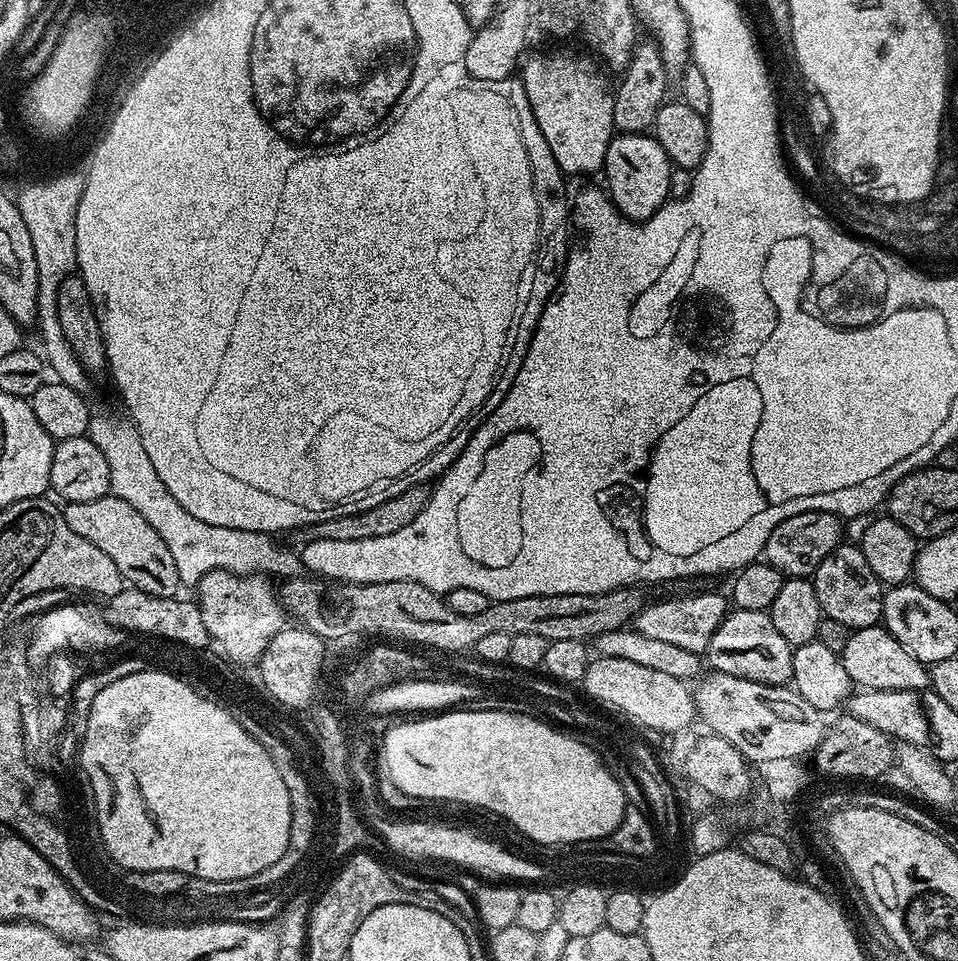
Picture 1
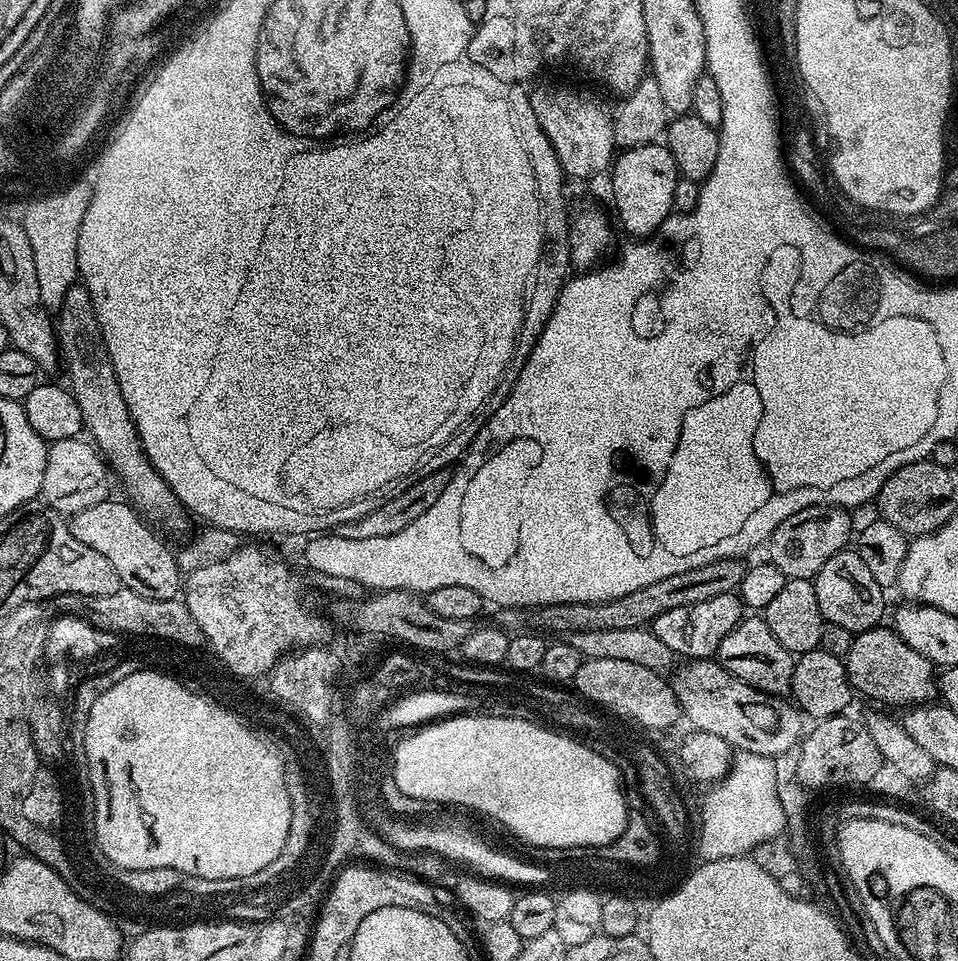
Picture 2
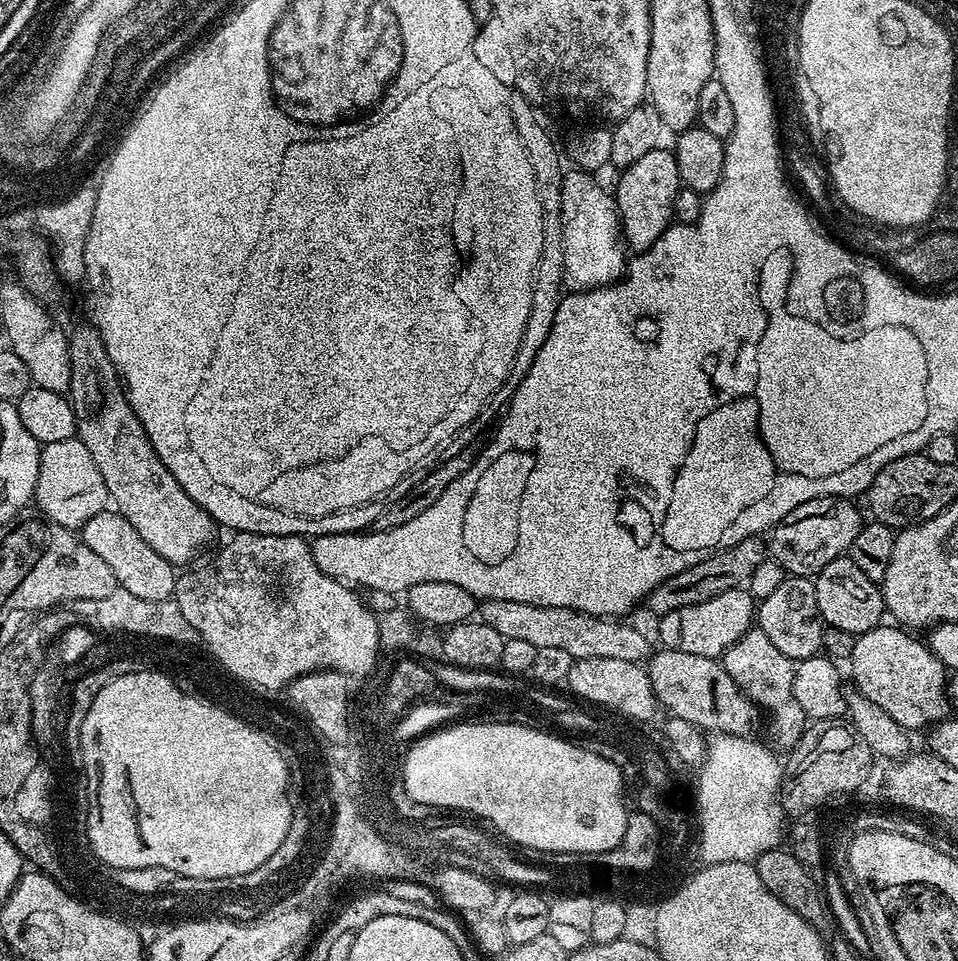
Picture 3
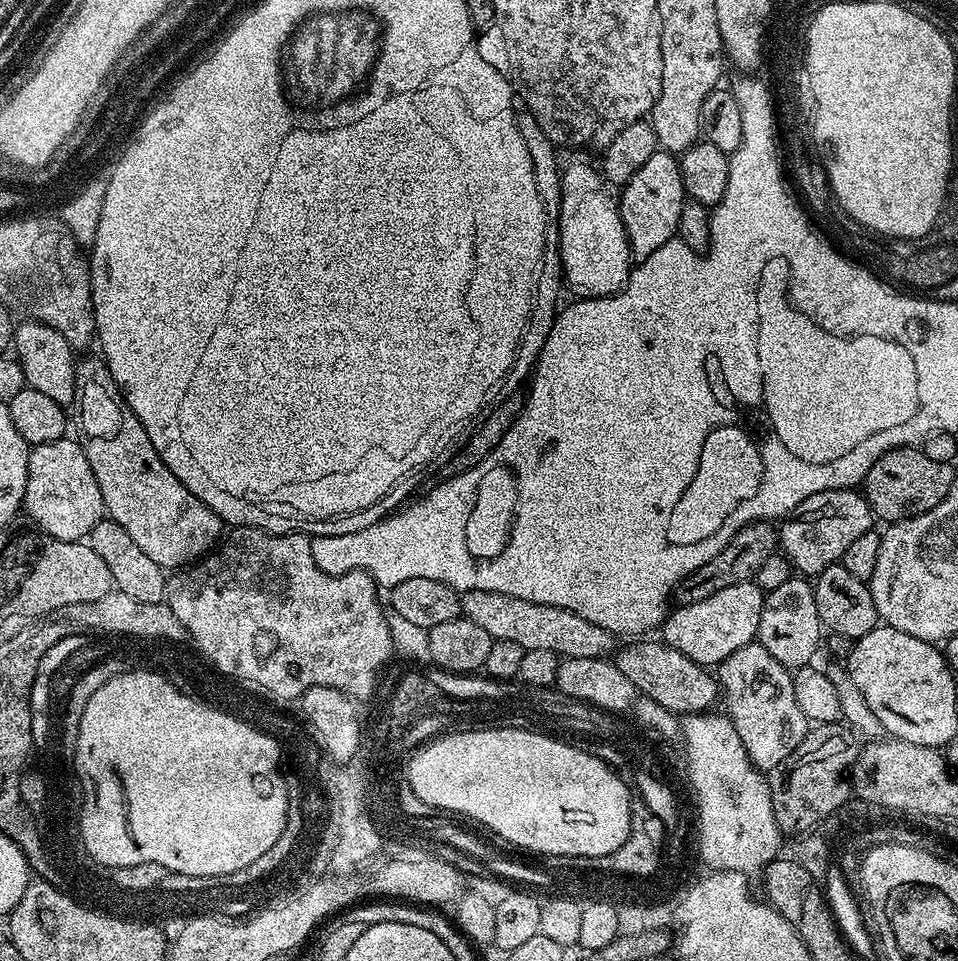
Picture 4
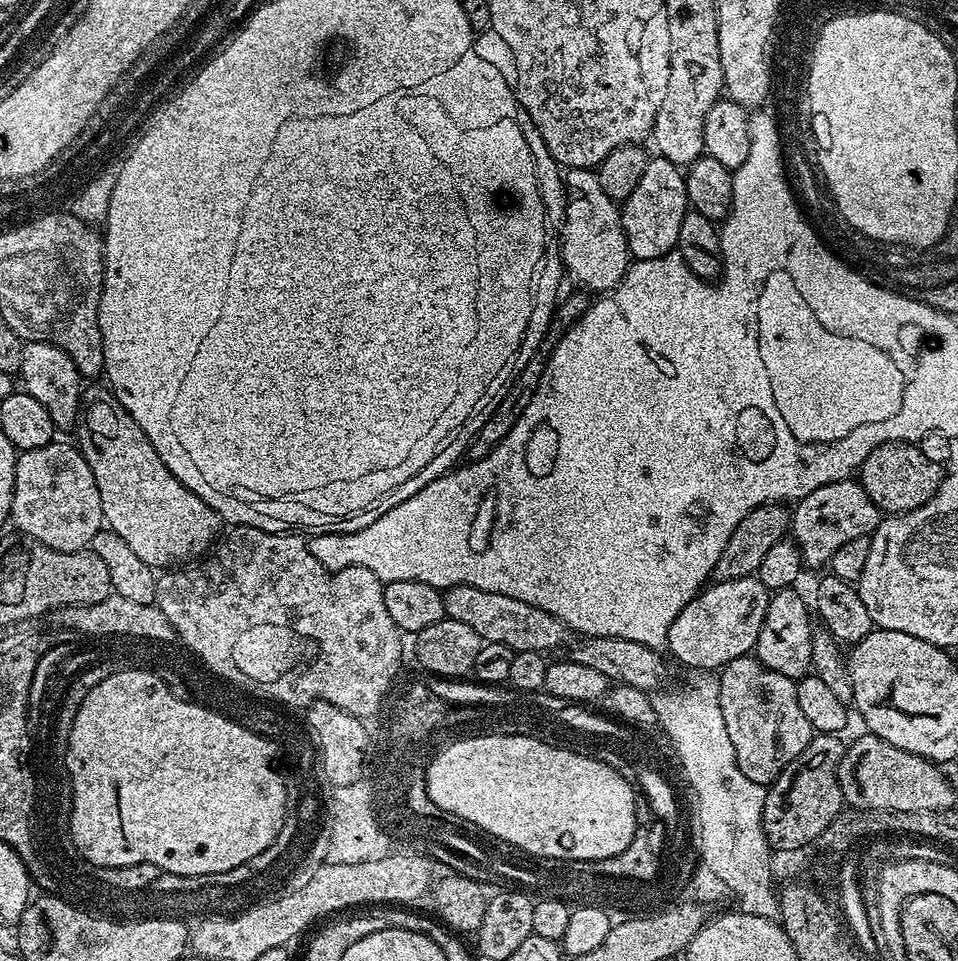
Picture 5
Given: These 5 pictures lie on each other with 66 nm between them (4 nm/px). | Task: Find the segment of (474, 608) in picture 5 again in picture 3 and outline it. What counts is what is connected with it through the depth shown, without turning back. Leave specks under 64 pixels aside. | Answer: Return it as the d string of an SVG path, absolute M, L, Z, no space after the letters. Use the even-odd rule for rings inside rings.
M486 600L479 605L478 616L483 623L494 626L498 634L502 634L505 640L519 638L521 642L530 642L530 646L541 648L550 646L554 650L562 650L570 654L573 660L582 658L618 658L621 662L634 662L640 664L647 661L652 655L653 645L648 645L648 640L636 628L631 628L620 618L607 616L591 616L585 612L575 612L569 608L547 608L546 606L530 606L526 602L506 602L505 600Z

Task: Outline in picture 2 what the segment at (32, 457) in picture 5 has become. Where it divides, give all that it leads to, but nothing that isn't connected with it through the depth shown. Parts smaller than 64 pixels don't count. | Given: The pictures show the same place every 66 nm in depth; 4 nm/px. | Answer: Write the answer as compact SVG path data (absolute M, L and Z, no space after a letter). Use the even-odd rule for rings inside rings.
M87 439L53 440L48 444L46 474L42 474L43 503L61 514L86 510L86 506L94 506L94 502L109 499L108 476L110 478L108 464Z

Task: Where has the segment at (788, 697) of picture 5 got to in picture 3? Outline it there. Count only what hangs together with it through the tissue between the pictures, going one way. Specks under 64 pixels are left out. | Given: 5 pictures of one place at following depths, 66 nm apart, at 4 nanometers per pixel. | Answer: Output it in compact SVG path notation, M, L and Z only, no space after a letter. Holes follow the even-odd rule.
M758 626L748 629L748 632L739 640L734 642L734 646L730 646L730 650L726 650L722 657L722 663L726 674L730 674L730 678L734 678L734 682L744 691L756 707L766 713L766 728L768 724L768 736L771 747L776 750L791 750L800 742L800 735L804 733L806 727L806 717L802 706L798 706L798 698L794 698L794 661L786 658L786 654L774 646L774 642L770 642L770 638L766 638L766 634Z

